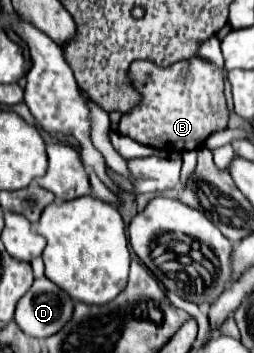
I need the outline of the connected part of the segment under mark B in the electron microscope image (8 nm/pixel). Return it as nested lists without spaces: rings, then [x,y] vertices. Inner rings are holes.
[[[203,58],[179,60],[167,68],[149,60],[137,60],[129,66],[129,80],[141,100],[121,116],[117,132],[139,144],[181,154],[201,148],[211,134],[227,128],[229,110],[223,94],[223,74]],[[133,72],[139,74],[133,78]]]

